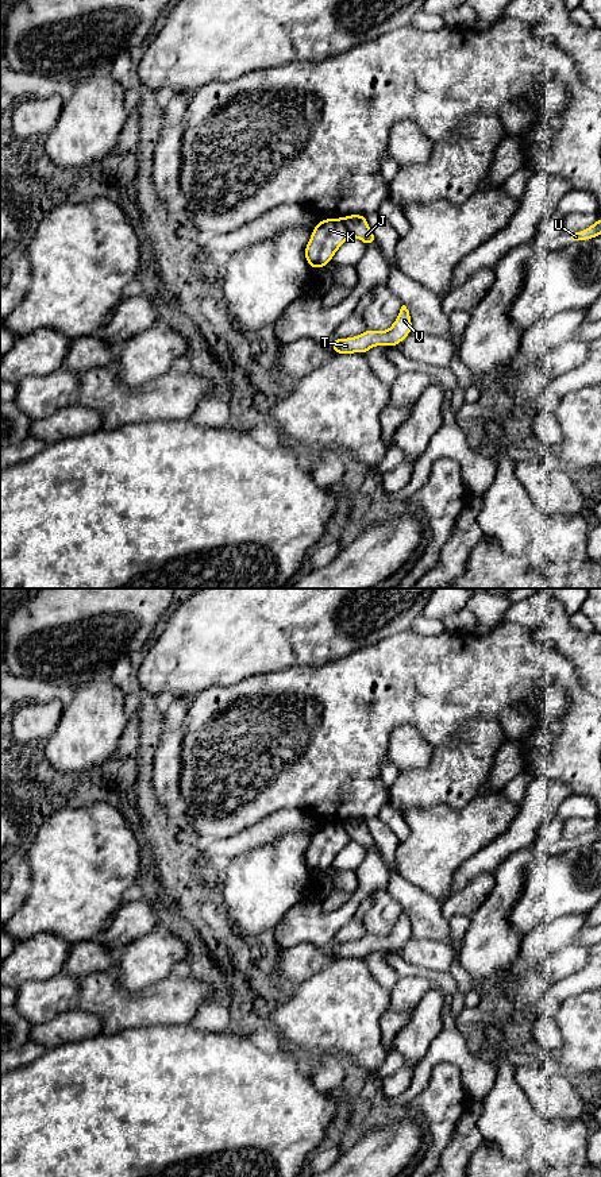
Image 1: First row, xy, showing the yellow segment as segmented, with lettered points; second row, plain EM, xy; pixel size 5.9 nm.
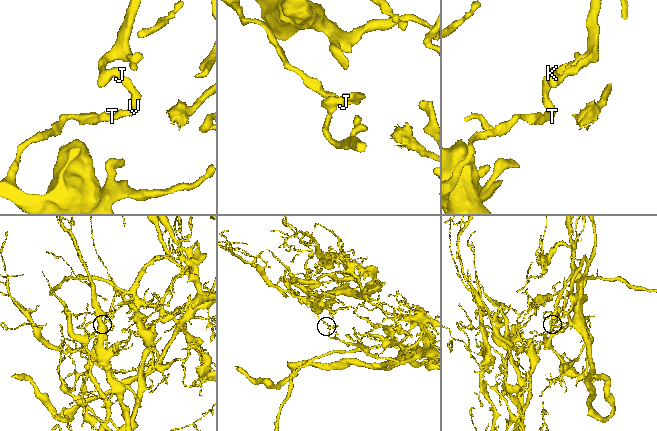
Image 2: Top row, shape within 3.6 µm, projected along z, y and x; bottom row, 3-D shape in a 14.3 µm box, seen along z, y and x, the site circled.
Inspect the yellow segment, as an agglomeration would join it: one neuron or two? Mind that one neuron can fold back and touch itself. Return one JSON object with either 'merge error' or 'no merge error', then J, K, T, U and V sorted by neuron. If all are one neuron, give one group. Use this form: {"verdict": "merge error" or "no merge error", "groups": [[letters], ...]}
{"verdict": "merge error", "groups": [["J", "T", "V"], ["K", "U"]]}

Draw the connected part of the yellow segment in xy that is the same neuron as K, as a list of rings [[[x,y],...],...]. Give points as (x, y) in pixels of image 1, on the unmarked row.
[[[324,823],[312,834],[304,861],[312,875],[327,871],[339,852],[350,842],[343,823]]]

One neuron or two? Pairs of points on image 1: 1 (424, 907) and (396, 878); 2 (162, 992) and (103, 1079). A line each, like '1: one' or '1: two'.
1: one
2: two

